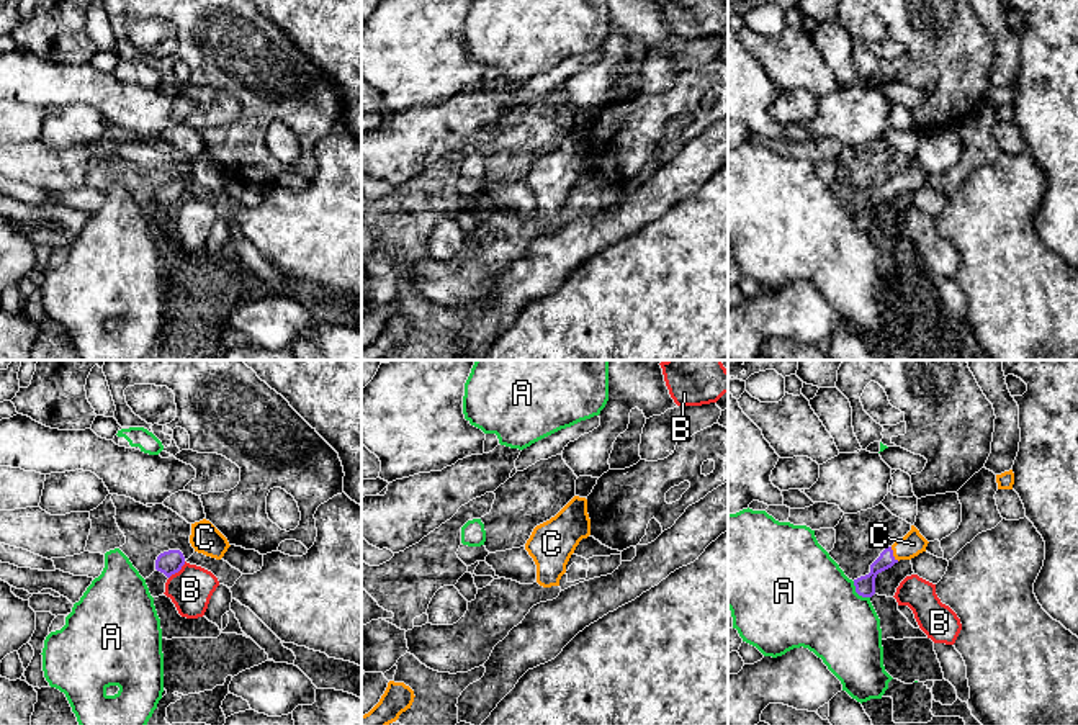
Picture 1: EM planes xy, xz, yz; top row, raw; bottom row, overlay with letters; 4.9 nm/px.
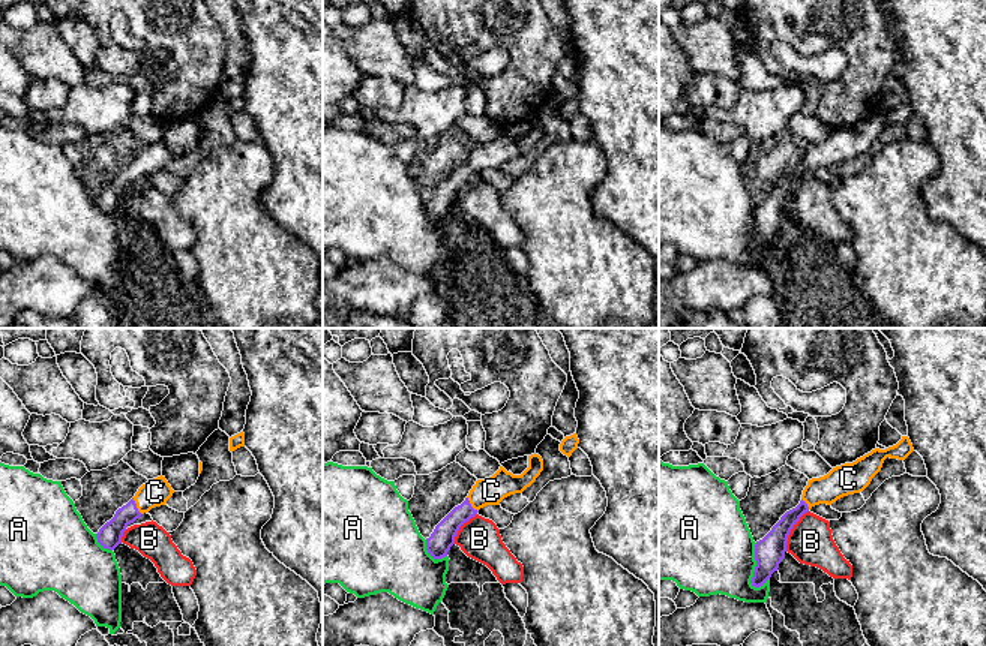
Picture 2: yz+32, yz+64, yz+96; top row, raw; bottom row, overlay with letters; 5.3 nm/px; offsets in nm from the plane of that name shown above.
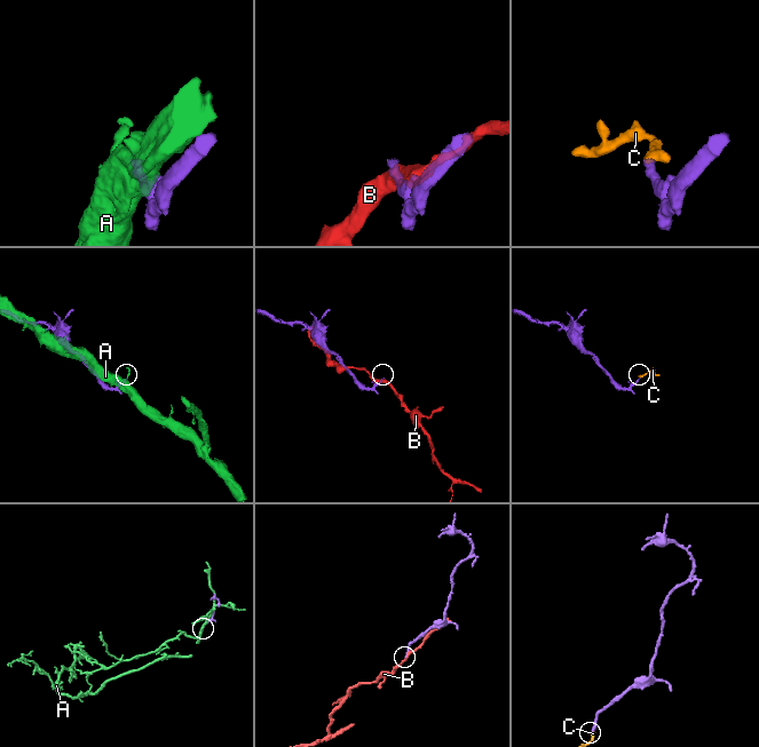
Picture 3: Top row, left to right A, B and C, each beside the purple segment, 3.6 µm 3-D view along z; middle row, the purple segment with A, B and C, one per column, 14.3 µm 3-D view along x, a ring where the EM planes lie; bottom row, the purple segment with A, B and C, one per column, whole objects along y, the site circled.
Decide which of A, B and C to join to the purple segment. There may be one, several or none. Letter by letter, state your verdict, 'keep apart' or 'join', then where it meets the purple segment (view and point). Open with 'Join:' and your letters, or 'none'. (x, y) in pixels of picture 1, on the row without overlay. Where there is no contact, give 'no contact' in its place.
Join: C
A: keep apart; contact yz (857, 226)
B: keep apart; contact xy (177, 205)
C: join; contact yz (892, 187)

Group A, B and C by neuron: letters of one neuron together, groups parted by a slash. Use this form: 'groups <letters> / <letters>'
groups A / B / C

